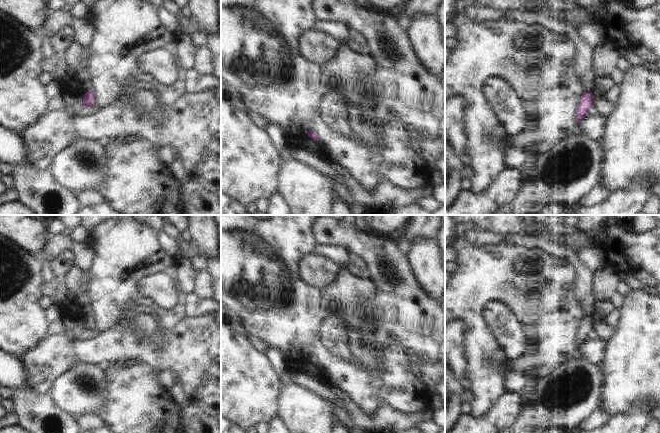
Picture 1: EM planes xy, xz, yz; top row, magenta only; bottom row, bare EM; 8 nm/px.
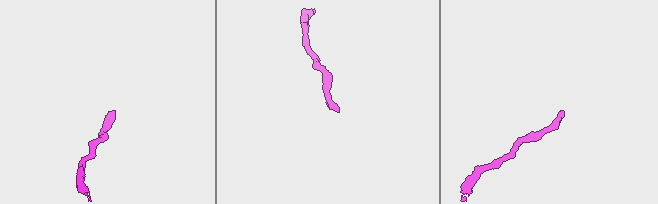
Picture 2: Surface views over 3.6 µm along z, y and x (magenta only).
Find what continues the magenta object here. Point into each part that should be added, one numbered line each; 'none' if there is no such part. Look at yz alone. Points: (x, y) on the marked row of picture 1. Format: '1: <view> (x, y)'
1: yz (583, 64)

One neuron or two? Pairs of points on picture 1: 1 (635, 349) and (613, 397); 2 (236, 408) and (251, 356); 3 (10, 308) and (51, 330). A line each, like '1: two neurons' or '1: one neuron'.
1: one neuron
2: one neuron
3: two neurons

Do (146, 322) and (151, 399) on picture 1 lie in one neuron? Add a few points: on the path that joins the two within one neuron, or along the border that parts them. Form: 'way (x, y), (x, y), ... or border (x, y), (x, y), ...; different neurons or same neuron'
border (127, 360), (140, 361), (155, 371); different neurons

